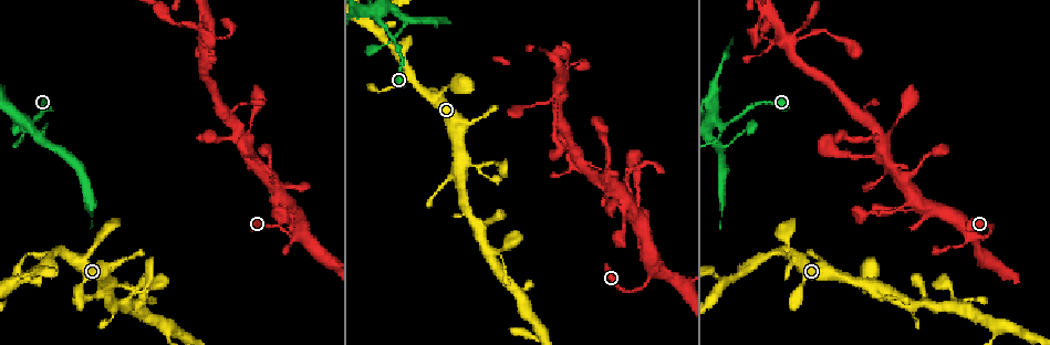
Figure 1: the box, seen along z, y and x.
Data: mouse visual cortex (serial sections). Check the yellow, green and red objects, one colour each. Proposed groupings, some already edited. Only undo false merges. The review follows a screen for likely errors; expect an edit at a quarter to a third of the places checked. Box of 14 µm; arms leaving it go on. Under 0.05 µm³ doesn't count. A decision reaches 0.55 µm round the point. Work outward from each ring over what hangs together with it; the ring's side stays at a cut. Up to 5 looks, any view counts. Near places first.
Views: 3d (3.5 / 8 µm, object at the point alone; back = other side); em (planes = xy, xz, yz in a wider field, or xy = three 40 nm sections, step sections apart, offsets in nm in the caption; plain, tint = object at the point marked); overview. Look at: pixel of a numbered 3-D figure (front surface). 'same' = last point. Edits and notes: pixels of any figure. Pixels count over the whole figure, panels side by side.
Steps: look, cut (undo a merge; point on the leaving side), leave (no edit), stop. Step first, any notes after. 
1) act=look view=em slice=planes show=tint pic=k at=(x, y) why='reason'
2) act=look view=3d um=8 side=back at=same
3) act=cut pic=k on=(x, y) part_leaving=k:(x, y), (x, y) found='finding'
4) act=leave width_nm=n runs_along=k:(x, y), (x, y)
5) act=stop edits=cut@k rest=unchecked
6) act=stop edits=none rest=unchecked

act=look view=3d um=8 pic=1 at=(623, 191) why='three arms meet'

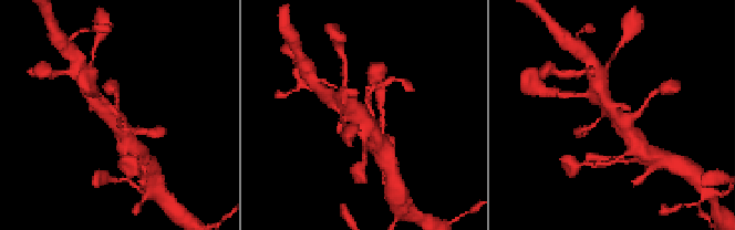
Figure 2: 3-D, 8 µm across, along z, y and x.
act=look view=em slice=xy step=3 show=tint pic=2 at=(364, 112) why='now the EM'

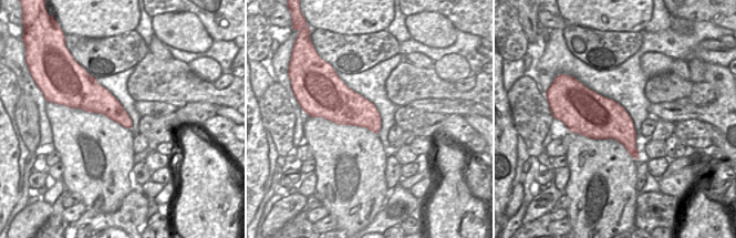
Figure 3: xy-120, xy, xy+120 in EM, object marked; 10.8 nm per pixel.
act=leave found='continuous, no second cell'

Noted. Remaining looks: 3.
act=look view=3d um=3.5 side=back pic=1 at=(202, 44)

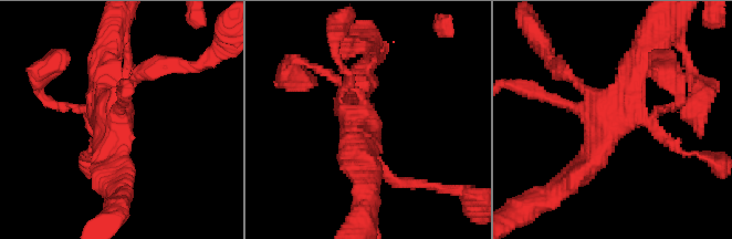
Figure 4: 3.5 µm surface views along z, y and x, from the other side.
act=look view=em slice=xy step=2 show=tint pic=4 at=(606, 116) why='need the tissue'

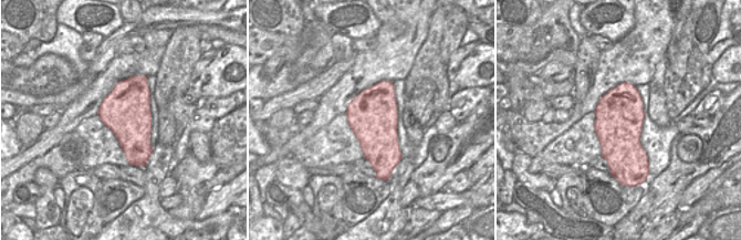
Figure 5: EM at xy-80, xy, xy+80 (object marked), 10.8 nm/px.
act=look view=em slice=planes show=tint at=same

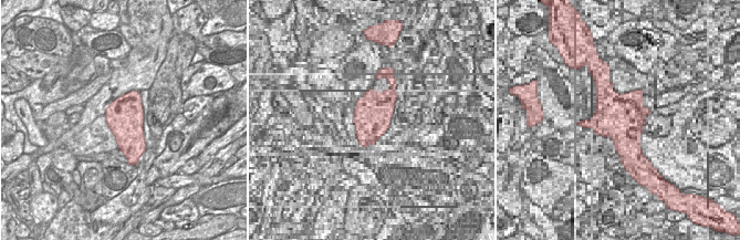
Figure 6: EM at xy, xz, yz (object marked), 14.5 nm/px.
act=leave found='continuous, no second cell'

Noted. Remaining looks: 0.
act=stop edits=none rest=unchecked

